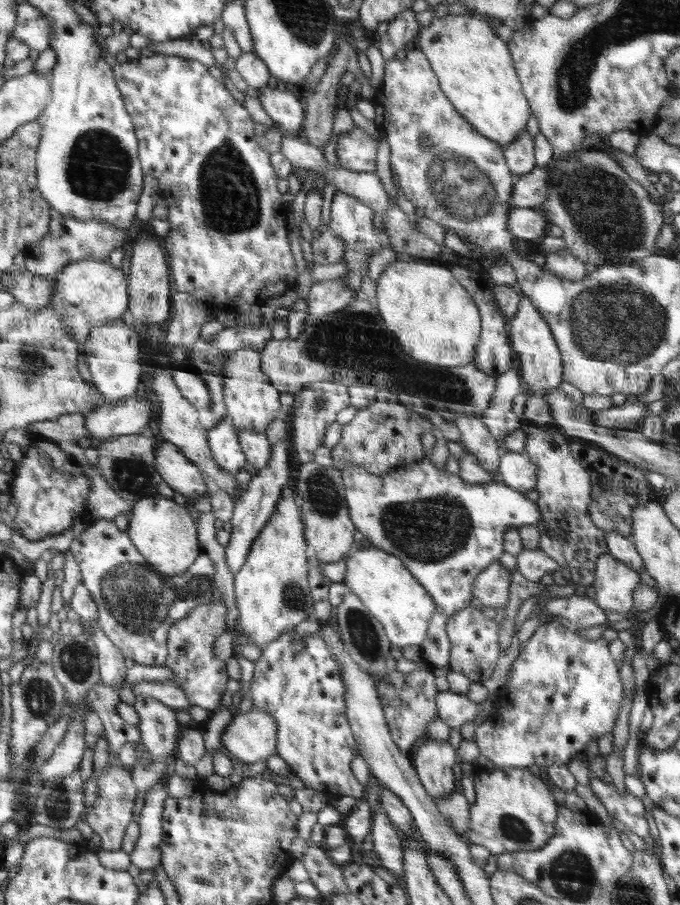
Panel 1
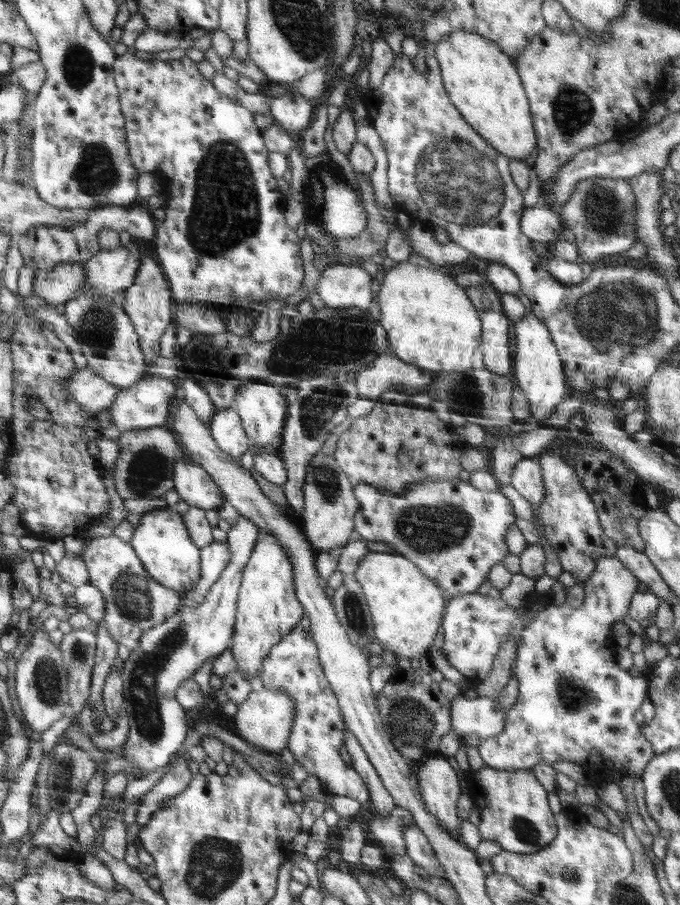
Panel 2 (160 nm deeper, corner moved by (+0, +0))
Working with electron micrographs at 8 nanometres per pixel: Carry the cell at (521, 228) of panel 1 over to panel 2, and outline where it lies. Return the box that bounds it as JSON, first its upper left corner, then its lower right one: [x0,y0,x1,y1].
[520,204,564,242]

